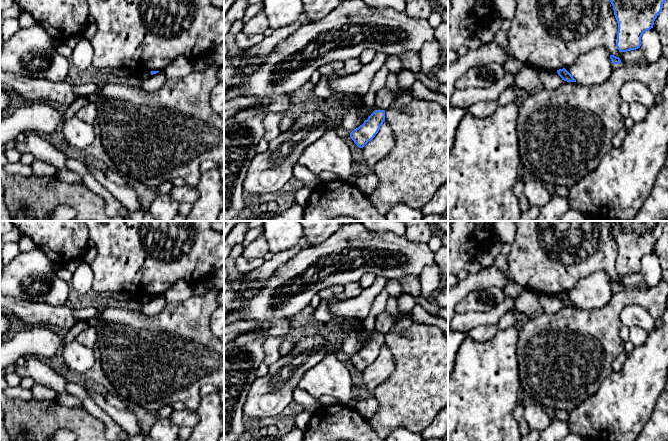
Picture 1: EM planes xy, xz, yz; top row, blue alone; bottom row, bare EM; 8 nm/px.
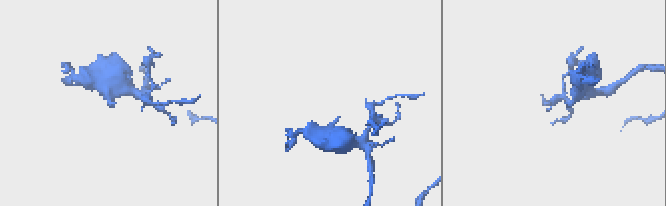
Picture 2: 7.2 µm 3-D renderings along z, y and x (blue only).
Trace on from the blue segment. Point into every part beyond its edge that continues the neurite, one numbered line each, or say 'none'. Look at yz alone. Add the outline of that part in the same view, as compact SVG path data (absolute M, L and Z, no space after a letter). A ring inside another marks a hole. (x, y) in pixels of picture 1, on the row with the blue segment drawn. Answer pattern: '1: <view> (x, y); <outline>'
none

